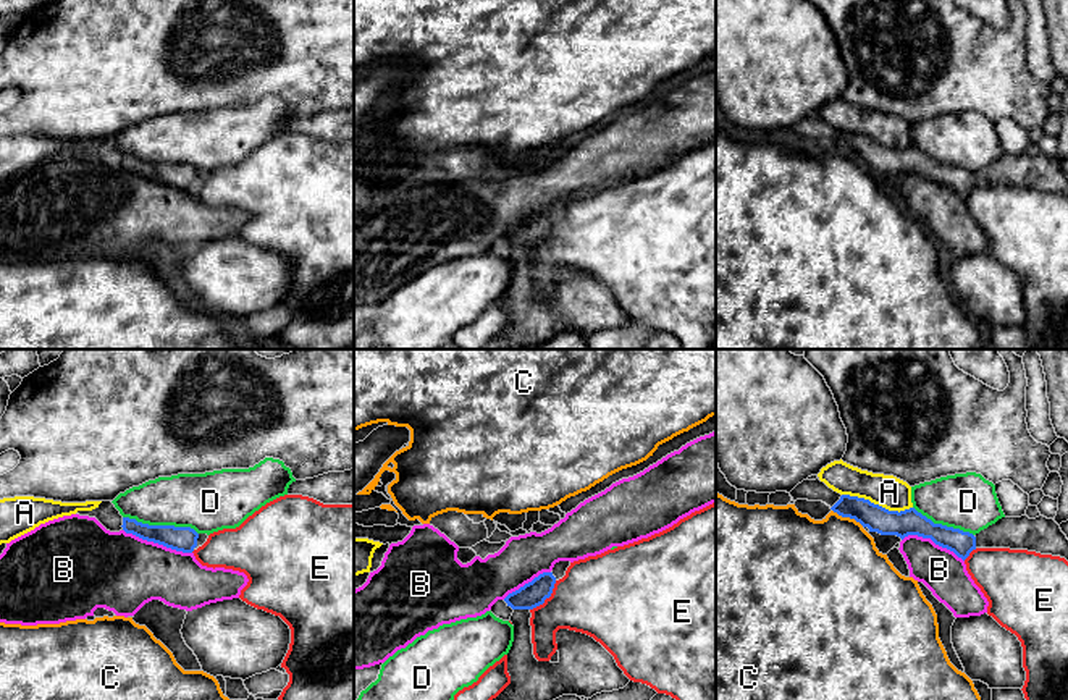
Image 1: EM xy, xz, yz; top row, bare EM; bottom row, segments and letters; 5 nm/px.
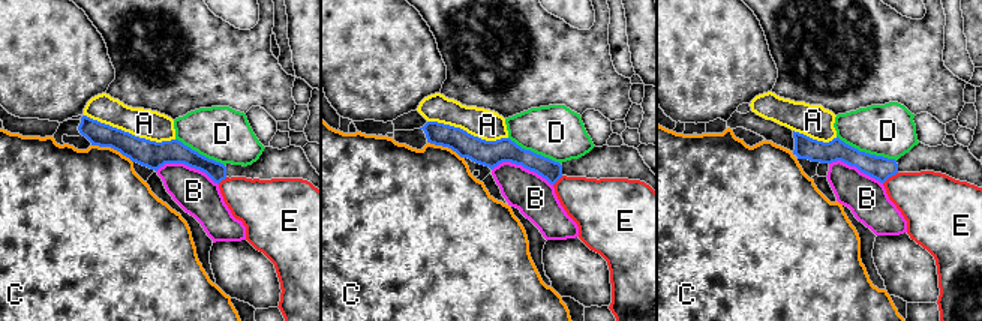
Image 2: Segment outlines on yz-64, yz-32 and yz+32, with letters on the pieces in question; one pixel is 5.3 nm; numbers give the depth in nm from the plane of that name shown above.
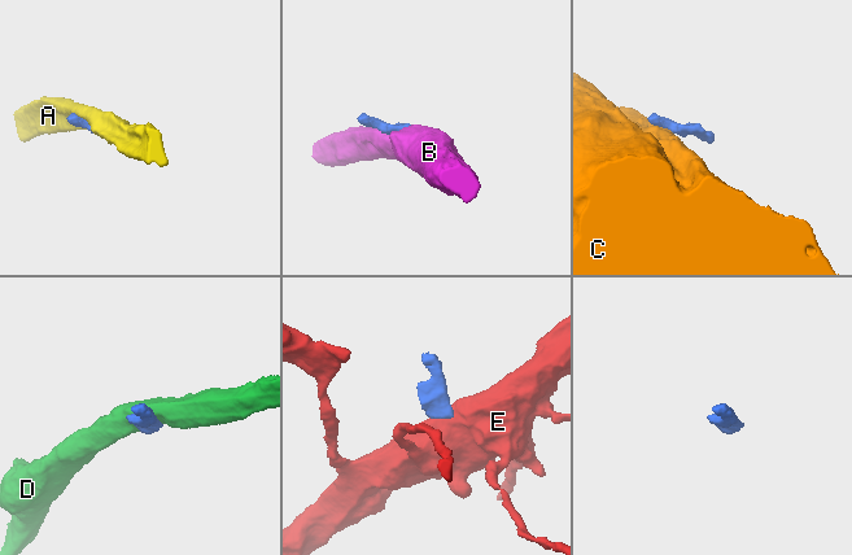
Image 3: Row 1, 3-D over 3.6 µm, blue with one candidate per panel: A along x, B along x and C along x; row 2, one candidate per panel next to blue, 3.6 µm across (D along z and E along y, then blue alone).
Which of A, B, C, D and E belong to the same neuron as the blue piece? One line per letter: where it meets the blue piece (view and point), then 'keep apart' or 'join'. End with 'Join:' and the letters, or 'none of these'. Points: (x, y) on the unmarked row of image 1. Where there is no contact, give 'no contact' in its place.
A: meets blue in yz at (878, 143); keep apart
B: meets blue in xy at (157, 180); keep apart
C: meets blue in yz at (849, 154); keep apart
D: meets blue in xy at (160, 164); keep apart
E: meets blue in xz at (546, 235); keep apart
Join: none of these

